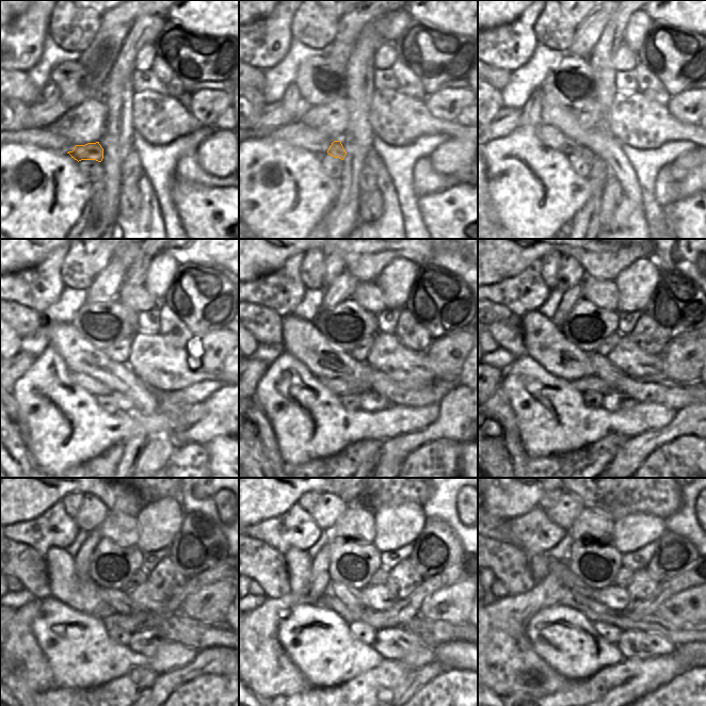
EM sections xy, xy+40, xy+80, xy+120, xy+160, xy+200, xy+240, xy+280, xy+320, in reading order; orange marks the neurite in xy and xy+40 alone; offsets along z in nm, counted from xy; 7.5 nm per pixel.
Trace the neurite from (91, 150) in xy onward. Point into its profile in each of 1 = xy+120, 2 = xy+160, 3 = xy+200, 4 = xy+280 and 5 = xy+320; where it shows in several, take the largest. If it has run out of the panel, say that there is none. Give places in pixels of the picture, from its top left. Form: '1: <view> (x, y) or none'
1: xy+120 (125, 404)
2: xy+160 (368, 401)
3: xy+200 (613, 401)
4: xy+280 (394, 643)
5: xy+320 (634, 643)

